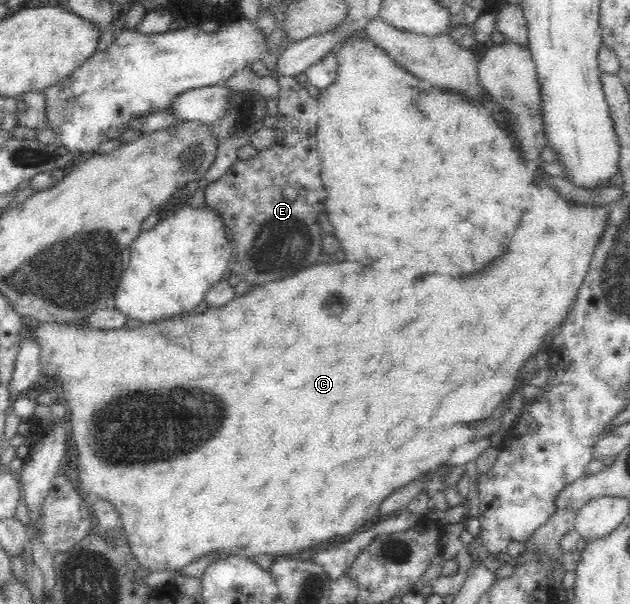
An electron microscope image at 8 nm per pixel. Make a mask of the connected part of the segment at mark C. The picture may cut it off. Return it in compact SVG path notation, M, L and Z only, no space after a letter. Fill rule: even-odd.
M505 41L500 46L493 45L477 62L476 70L487 102L501 116L500 122L513 139L519 157L524 160L524 166L532 172L532 182L528 184L528 190L534 190L526 198L524 216L520 218L510 248L504 250L482 270L468 276L448 278L426 274L416 280L410 280L408 288L408 280L400 272L380 274L370 266L350 260L316 262L296 272L296 276L286 276L276 282L264 282L260 286L253 285L254 288L246 294L235 296L224 306L208 307L208 310L201 314L195 311L187 312L142 322L135 328L103 329L83 321L38 321L32 328L28 325L23 328L25 337L39 348L39 373L62 386L60 395L63 395L70 406L71 432L74 434L80 458L77 470L80 491L88 498L98 497L112 501L112 505L120 514L128 543L144 567L150 567L152 572L179 572L188 564L212 552L219 552L221 556L228 553L244 555L252 559L260 554L274 557L291 555L316 544L346 538L360 529L360 526L376 519L379 506L386 496L418 480L424 473L448 460L453 450L448 450L444 438L440 436L440 430L444 426L486 420L494 414L496 408L505 404L504 397L512 394L518 386L518 368L522 368L530 356L541 351L548 333L562 324L568 314L568 308L573 305L578 289L588 274L596 246L606 230L612 203L594 206L586 202L580 204L576 200L568 200L566 196L556 192L551 176L542 169L542 152L549 147L550 141L543 121L542 87L538 69L527 44ZM396 282L404 284L404 292L394 292ZM408 290L414 294L414 298L404 296ZM434 308L440 308L440 312L444 314L434 314Z

